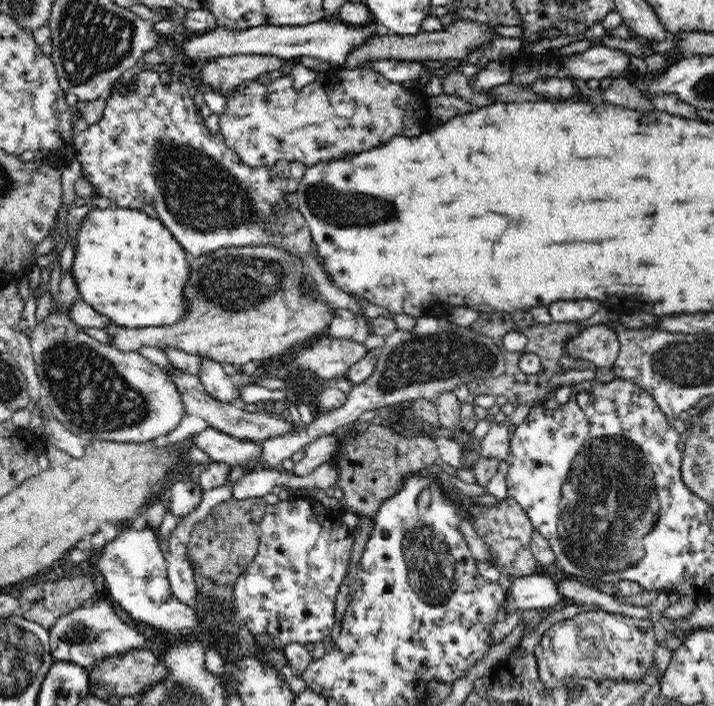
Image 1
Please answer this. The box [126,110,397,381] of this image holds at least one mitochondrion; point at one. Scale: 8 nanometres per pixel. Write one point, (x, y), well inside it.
(198, 192)

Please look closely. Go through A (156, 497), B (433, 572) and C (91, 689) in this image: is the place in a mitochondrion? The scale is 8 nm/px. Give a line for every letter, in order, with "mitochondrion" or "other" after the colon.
A: other
B: mitochondrion
C: other

